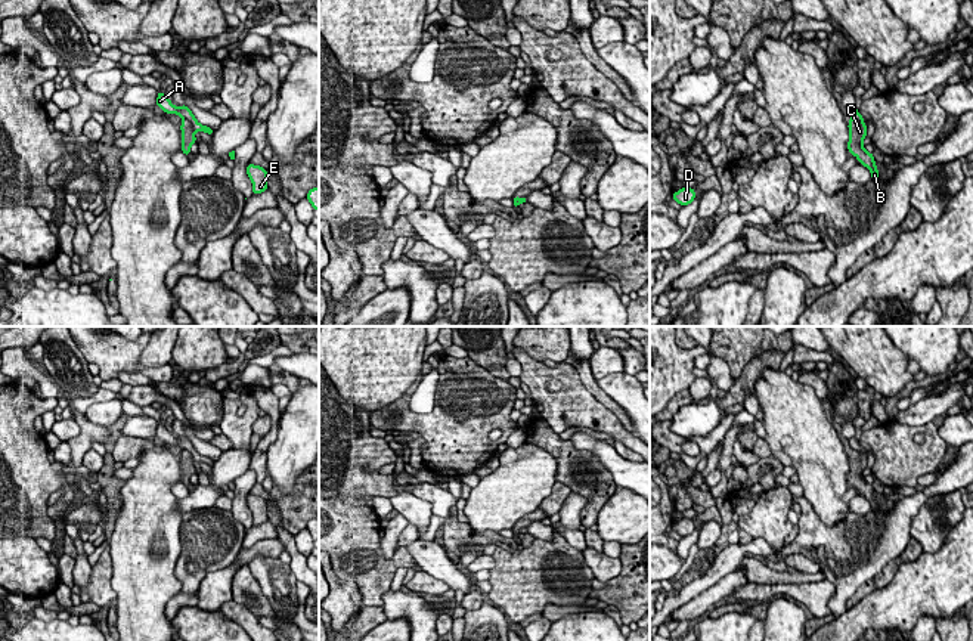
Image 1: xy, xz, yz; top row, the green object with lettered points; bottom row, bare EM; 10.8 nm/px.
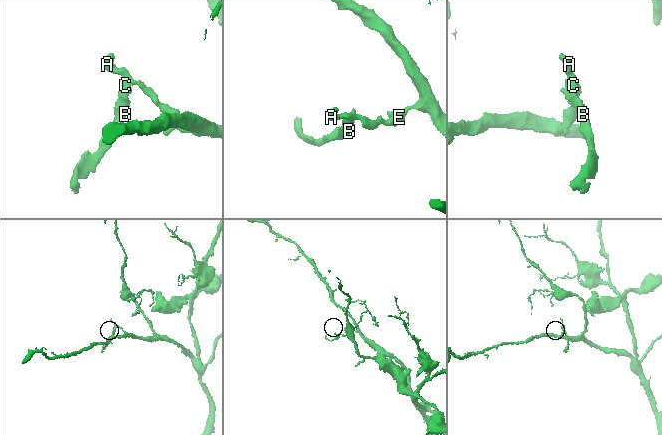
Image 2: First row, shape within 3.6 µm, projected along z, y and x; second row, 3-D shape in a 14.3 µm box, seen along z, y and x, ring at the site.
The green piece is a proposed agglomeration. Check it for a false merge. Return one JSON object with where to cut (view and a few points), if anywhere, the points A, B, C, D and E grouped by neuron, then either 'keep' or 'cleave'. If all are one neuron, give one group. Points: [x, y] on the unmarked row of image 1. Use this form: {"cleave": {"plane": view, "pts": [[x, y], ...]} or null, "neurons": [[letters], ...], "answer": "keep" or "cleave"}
{"cleave": {"plane": "xy", "pts": [[183, 449], [191, 454], [194, 461]]}, "neurons": [["A", "D", "E"], ["B", "C"]], "answer": "cleave"}

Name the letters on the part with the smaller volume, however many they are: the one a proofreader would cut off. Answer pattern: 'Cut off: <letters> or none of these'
Cut off: B, C

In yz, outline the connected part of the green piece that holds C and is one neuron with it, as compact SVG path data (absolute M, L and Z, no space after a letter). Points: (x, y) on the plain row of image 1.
M852 450L847 453L849 458L849 484L855 486L858 492L871 502L871 510L879 511L879 499L874 493L874 484L868 484L862 477L862 471L867 468L867 456L862 450Z

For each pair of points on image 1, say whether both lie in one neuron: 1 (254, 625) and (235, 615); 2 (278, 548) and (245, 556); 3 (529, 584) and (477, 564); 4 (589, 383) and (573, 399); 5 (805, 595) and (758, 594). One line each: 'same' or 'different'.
1: same
2: same
3: different
4: different
5: same

